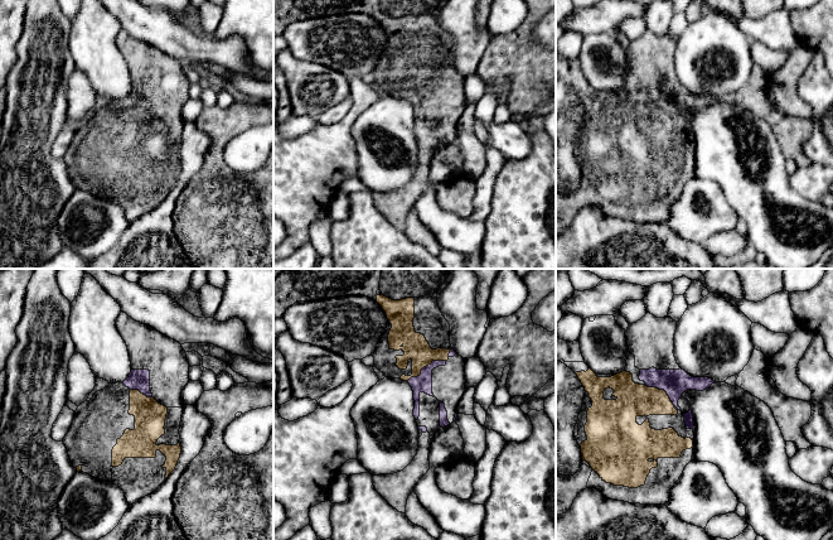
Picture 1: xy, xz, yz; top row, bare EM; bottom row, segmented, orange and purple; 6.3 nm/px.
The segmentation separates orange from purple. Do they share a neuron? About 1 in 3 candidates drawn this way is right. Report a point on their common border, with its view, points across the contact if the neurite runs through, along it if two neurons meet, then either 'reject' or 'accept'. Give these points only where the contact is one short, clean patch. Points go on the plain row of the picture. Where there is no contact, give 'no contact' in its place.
meets orange in xz at (425, 83); accept

